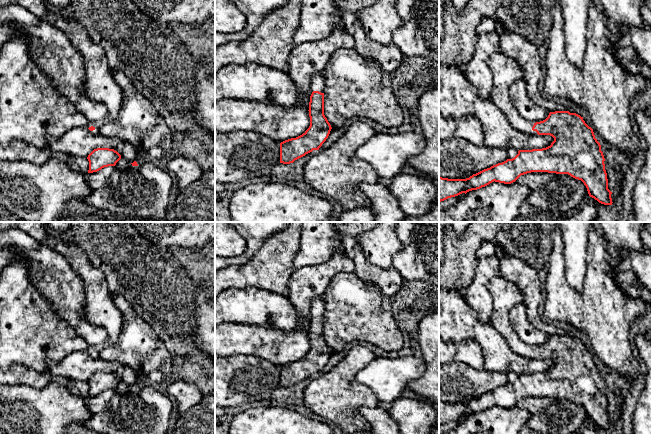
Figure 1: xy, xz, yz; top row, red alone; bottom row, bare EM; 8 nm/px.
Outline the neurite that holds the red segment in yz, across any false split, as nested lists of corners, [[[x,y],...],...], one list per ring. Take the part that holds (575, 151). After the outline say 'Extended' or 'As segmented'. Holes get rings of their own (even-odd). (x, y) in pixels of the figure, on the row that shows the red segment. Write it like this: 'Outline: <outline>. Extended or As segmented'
Outline: [[[503,52],[491,55],[487,64],[493,74],[493,88],[491,100],[494,105],[505,115],[511,126],[523,133],[531,135],[550,135],[554,141],[550,146],[542,149],[519,150],[518,154],[502,163],[491,166],[466,179],[448,179],[439,177],[439,202],[448,198],[477,190],[492,182],[511,184],[521,175],[531,172],[548,172],[568,174],[581,180],[587,188],[590,197],[604,205],[612,205],[612,192],[608,189],[608,179],[605,170],[605,158],[601,145],[595,138],[593,129],[589,127],[583,117],[569,111],[550,112],[548,117],[540,122],[523,118],[514,106],[509,95],[509,88],[516,81],[523,78],[523,70],[509,56]]]. Extended

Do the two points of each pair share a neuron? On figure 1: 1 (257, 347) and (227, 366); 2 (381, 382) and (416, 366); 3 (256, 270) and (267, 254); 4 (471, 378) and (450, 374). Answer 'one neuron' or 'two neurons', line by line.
1: two neurons
2: one neuron
3: one neuron
4: one neuron

